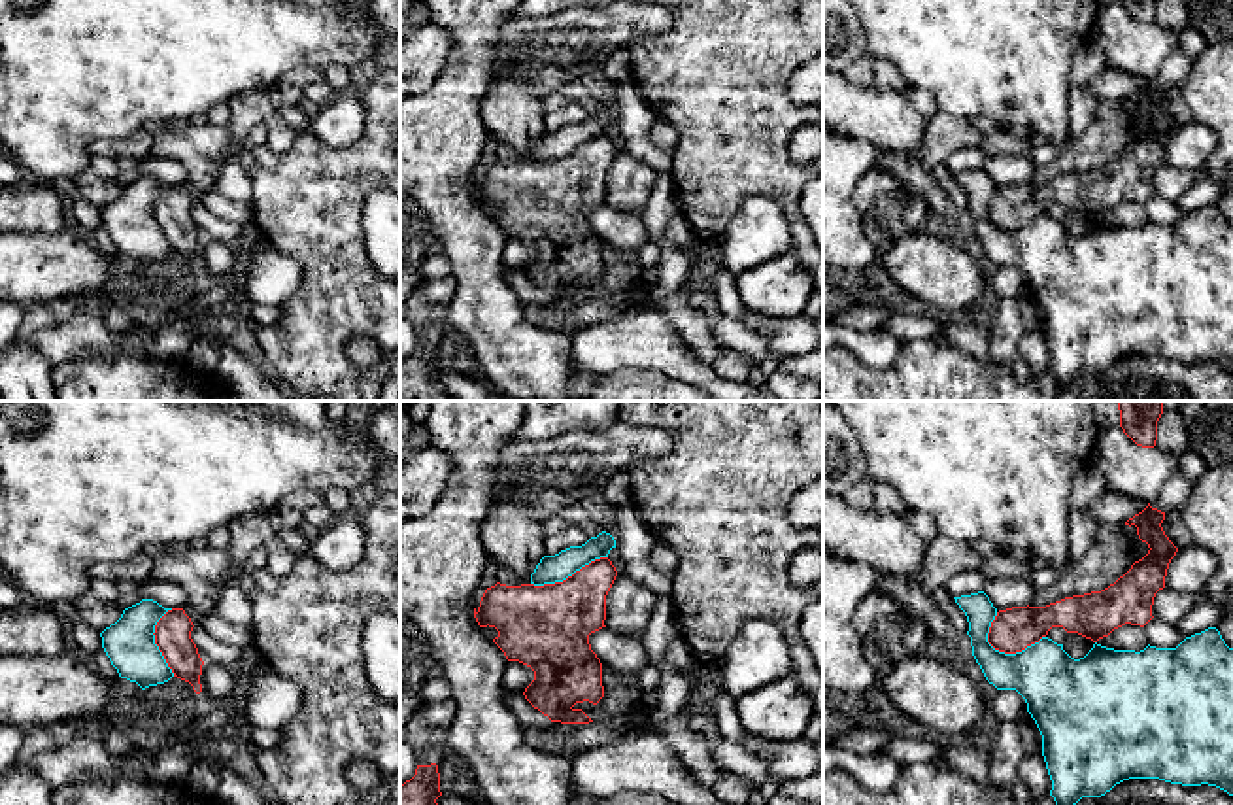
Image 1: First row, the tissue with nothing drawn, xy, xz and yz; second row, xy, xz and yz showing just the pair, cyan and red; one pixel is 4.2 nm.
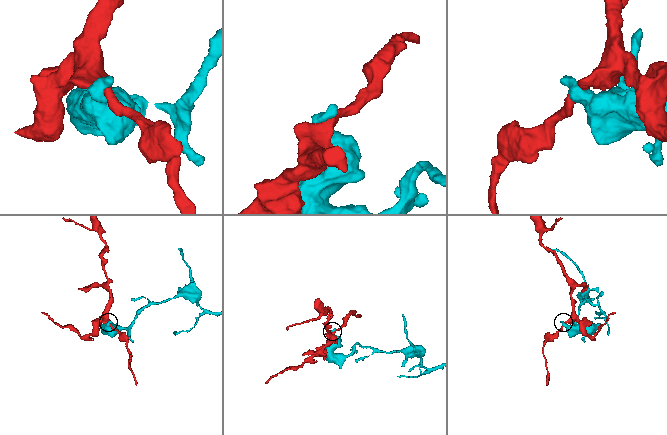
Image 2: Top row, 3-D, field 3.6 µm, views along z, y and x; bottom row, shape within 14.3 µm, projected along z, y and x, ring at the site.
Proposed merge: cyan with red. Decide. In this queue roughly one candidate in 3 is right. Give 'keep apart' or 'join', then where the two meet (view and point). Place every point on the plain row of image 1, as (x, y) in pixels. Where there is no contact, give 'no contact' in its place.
keep apart; contact yz (1016, 229)

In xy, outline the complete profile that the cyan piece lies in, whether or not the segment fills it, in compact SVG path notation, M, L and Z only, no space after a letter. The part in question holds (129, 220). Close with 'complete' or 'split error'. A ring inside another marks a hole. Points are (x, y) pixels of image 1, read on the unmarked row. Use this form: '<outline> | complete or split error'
M153 176L123 187L121 195L106 204L102 225L121 255L136 259L142 266L168 259L174 249L155 221L155 202L172 185Z | complete

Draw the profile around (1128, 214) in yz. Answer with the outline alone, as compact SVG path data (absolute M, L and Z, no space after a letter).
M1125 200L1114 206L1108 214L1097 217L1097 221L1114 225L1114 227L1144 227L1150 219L1146 214L1146 206L1140 202Z

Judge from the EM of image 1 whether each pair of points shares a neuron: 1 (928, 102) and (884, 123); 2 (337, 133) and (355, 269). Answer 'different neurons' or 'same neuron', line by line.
1: different neurons
2: different neurons

